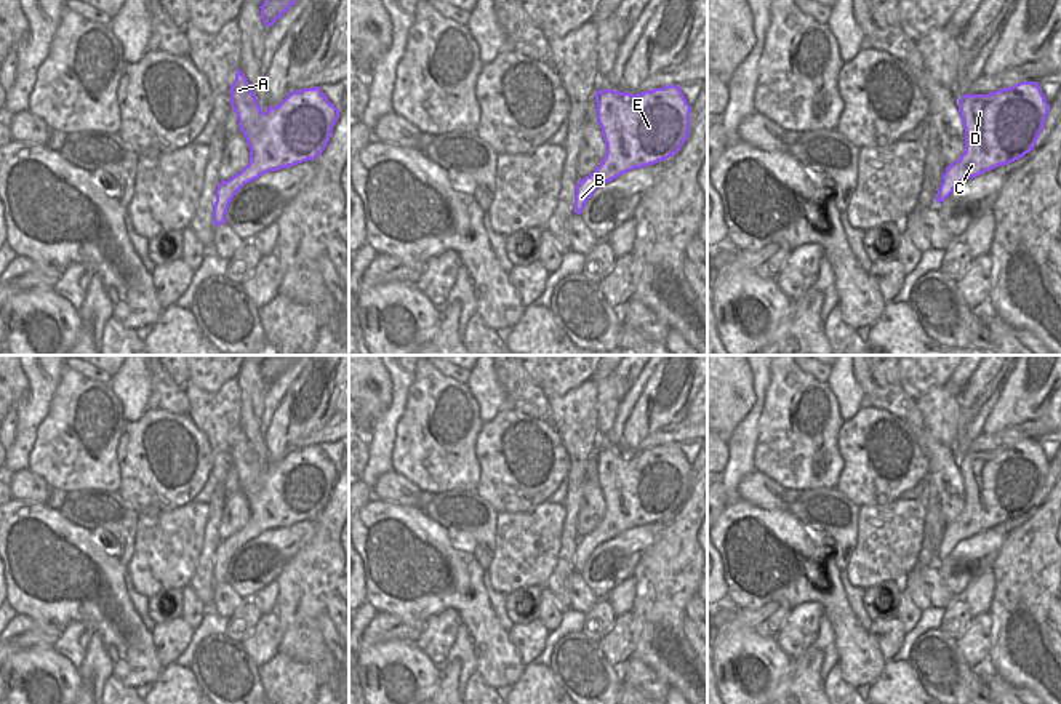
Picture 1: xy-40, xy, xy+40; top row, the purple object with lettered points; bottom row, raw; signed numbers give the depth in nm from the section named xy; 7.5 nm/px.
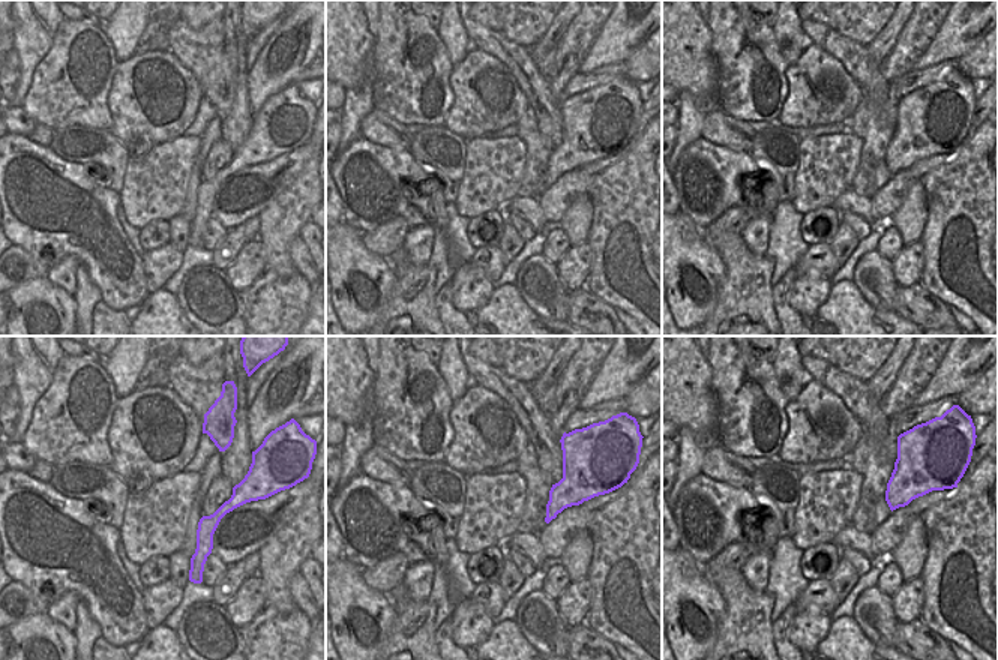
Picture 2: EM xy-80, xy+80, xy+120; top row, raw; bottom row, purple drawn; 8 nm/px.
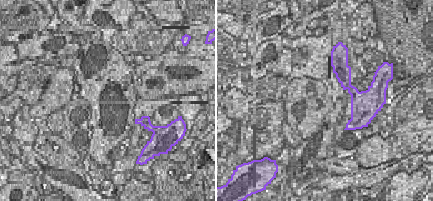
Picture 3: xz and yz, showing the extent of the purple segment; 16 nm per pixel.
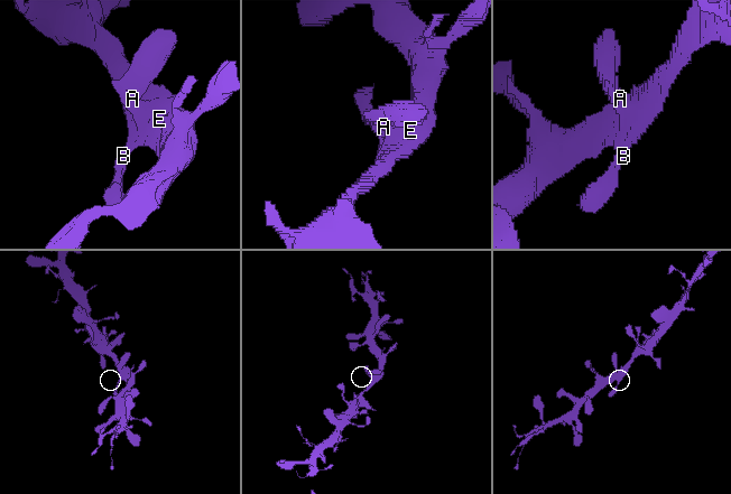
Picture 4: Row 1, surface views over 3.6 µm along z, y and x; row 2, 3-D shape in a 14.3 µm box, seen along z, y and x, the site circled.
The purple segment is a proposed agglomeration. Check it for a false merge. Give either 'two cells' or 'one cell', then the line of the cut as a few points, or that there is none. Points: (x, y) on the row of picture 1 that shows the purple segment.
one cell | no cut

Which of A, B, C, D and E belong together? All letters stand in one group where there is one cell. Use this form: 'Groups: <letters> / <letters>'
Groups: A B C D E.

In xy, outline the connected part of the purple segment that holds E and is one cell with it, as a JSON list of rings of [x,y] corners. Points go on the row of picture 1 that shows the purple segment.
[[[677,85],[637,94],[600,90],[595,102],[607,154],[594,173],[579,179],[576,214],[583,213],[600,186],[635,168],[667,160],[690,134],[691,106]]]

